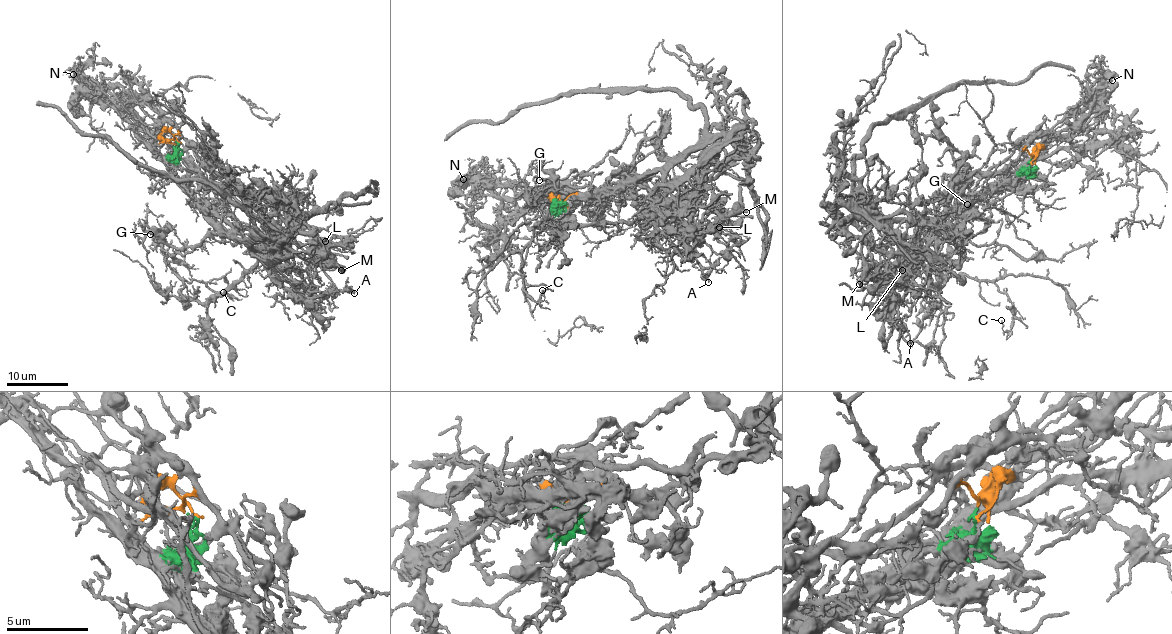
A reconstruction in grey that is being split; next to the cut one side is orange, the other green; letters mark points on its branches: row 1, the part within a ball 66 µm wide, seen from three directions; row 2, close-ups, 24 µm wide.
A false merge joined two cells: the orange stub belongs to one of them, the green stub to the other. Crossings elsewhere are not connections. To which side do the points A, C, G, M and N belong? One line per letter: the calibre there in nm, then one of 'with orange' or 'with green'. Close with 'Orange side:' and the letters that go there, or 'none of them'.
A: 140 nm thick; with green
C: 110 nm thick; with green
G: 150 nm thick; with green
M: 240 nm thick; with orange
N: 200 nm thick; with green
Orange side: M

